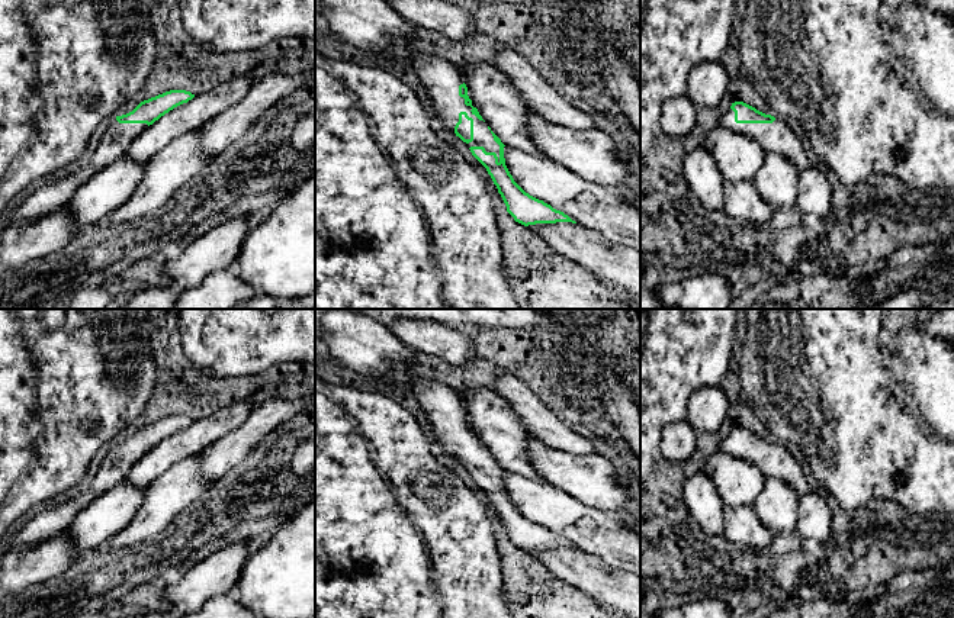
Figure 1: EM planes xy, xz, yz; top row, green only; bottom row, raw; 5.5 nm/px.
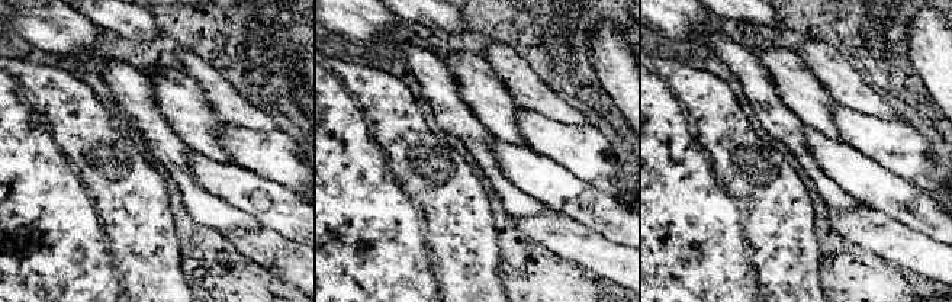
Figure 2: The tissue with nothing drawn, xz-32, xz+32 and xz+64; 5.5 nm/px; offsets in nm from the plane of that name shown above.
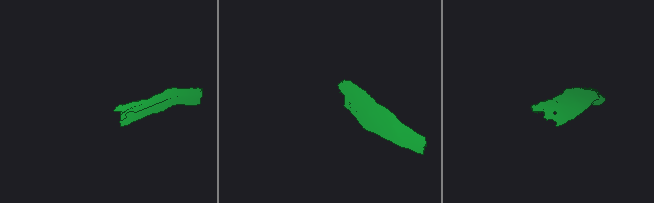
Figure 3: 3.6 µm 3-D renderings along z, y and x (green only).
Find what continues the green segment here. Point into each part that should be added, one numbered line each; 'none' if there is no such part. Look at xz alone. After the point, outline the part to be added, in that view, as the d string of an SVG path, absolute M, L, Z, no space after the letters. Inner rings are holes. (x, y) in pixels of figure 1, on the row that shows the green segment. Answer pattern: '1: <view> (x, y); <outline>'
1: xz (442, 79); M404 49L404 55L409 59L420 81L425 86L428 99L434 106L436 116L441 125L454 132L459 122L459 113L466 112L473 119L473 141L470 147L484 147L486 152L495 152L500 162L500 145L494 141L488 125L479 120L465 104L465 99L459 96L459 86L465 83L465 77L457 67L449 61L431 57L418 51Z

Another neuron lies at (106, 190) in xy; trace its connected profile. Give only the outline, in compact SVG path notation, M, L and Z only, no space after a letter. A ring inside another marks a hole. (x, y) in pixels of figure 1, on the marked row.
M123 155L78 187L64 209L77 228L93 225L123 205L144 174L145 164Z

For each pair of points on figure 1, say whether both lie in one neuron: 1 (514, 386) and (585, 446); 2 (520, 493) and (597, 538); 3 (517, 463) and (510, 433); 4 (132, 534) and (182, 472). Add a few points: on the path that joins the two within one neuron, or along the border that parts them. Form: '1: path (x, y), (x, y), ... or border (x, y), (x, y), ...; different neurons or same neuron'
1: path (529, 405), (567, 440); same neuron
2: path (539, 502), (548, 505), (569, 527), (578, 530); same neuron
3: path (513, 456), (510, 440); same neuron
4: path (148, 518), (176, 488); same neuron

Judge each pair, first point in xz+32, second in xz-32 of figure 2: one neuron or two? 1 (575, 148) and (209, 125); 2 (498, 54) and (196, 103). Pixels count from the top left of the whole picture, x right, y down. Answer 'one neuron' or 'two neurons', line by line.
1: two neurons
2: two neurons

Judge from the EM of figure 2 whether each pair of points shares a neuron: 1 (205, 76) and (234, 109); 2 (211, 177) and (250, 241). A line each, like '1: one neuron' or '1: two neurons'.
1: one neuron
2: two neurons

